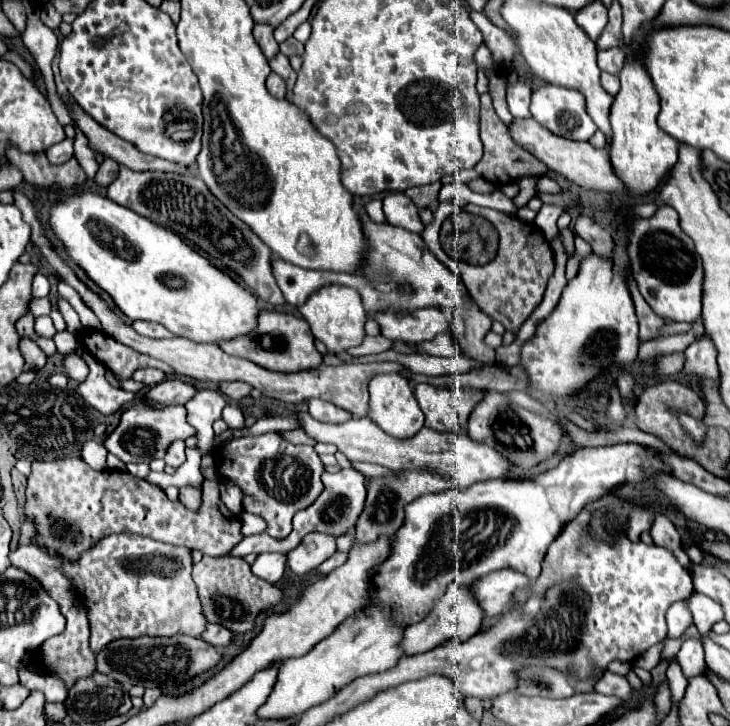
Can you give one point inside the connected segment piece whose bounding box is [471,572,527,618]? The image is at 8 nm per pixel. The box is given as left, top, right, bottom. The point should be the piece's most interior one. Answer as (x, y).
(492, 593)

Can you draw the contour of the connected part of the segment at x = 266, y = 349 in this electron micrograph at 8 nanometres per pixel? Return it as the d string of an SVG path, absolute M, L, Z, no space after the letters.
M261 310L259 326L251 336L239 336L239 340L231 340L227 344L217 344L227 354L247 358L255 364L261 364L273 372L303 372L317 370L323 364L323 354L313 346L313 334L307 322L291 312L277 310Z

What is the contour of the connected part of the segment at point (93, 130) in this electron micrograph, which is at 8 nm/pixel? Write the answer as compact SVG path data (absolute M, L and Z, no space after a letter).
M73 104L73 114L75 114L75 122L77 126L85 132L85 136L89 138L89 146L101 150L105 156L117 160L119 164L125 164L131 170L161 170L161 172L177 172L177 174L193 174L193 166L181 166L181 164L173 164L169 160L163 158L155 158L151 154L145 154L141 150L137 150L131 142L121 140L119 136L115 136L113 132L109 132L107 128L103 128L101 124L97 124L95 120L91 120L91 116L87 116L79 106Z

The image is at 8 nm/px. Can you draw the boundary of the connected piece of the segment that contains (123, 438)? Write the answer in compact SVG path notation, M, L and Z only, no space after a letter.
M137 404L123 412L119 426L107 436L105 448L123 462L151 462L153 458L163 458L167 448L175 440L187 440L195 434L195 428L187 422L185 406L167 406L163 410L151 410L147 406Z

